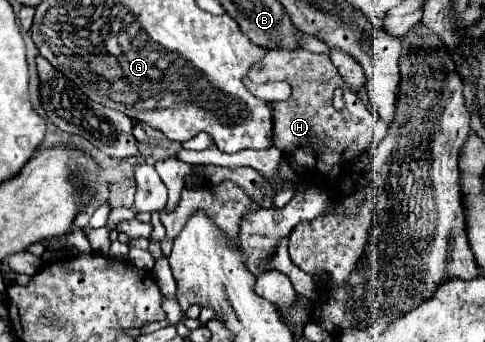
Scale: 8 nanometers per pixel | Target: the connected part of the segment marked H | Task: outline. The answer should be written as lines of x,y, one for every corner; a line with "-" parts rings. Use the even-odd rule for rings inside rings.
275,47
271,49
259,65
251,67
249,79
253,83
271,83
271,81
287,81
293,87
293,93
287,101
275,101
275,135
273,143
279,147
287,157
291,155
307,173
309,181
315,179
327,179
329,183
337,183
341,180
340,171
349,167
347,161
351,161
355,155
359,155
363,149
369,147
373,135
371,127
377,121
377,115
371,113
363,101
359,99
359,93
351,91
331,59
327,55
311,53
307,49
285,49
-
335,87
343,89
345,107
337,111
333,107
333,91

